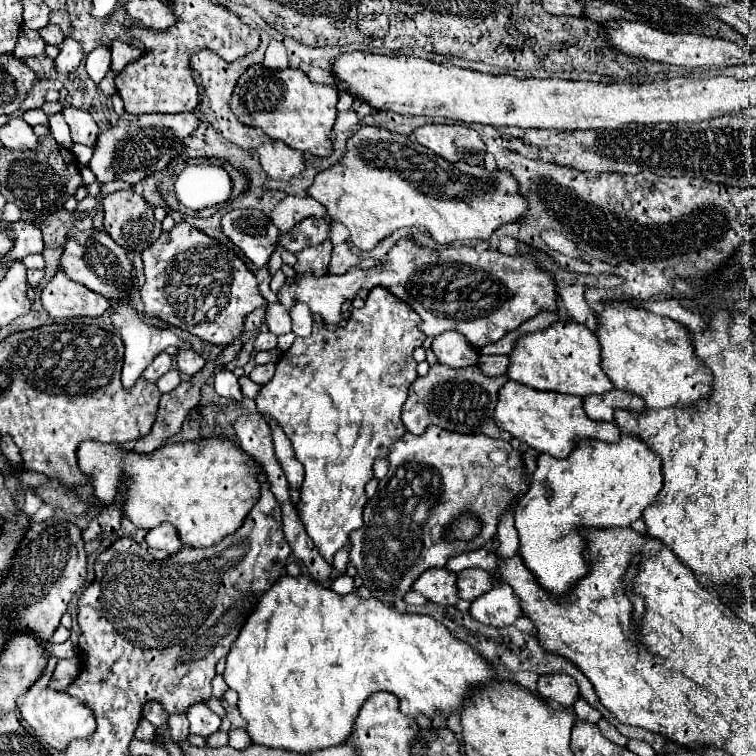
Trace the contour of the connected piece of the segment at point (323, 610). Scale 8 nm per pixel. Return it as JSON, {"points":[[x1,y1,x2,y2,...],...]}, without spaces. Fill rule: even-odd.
{"points":[[303,574,297,578,279,578,267,594,261,596,255,614,249,616,249,622,245,622,237,642,227,654,223,678,238,694,237,707,247,722,251,742,299,754,345,744,361,706,373,692,385,690,397,694,401,712,411,718,419,714,433,718,437,712,447,718,453,712,459,714,471,692,499,680,487,658,471,644,453,636,435,618,401,614,377,598,361,600,353,592,341,596]]}

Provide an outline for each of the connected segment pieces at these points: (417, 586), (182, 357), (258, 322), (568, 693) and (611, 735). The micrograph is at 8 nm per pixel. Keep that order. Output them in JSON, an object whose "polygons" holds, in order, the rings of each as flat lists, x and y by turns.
{"polygons":[[[431,568,413,584,413,590,419,590,427,600,437,604,455,606,457,596,457,574,447,568]],[[179,350,179,354,177,354,177,368,179,368,179,372,185,372,185,374,193,376,203,366,205,366,205,360,197,352,193,352,193,350]],[[261,307,251,312,244,321,244,331,254,330,265,323,265,312,267,307]],[[545,674,545,676,539,676,537,692,547,700,559,702,561,706,573,706,575,700,579,698,579,686,567,674]],[[601,718,601,734,605,736,605,738,609,738,611,742,615,742,615,744,621,744,621,746,627,746,627,742,629,742,629,738,625,738,609,720,605,720,605,718]]]}

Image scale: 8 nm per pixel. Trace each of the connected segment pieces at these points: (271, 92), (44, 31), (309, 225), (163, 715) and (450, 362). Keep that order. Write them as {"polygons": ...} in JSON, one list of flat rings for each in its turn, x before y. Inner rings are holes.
{"polygons":[[[249,66,233,90,231,106,245,126,261,128,269,138,281,140,305,154,327,158,333,154,331,134,337,118,337,100,339,94,333,86,313,84,301,70,267,70,263,66]],[[49,24,49,26,41,28,39,34,45,40,45,44,51,44,51,46,59,46,65,40,65,34,55,24]],[[305,218,289,234,279,238,279,244,289,252,299,252,307,246,317,246,329,238,331,222,327,218]],[[147,702,143,706,143,718,150,721,155,727,160,727,168,723,169,712,159,702]],[[443,332,435,336,431,348,439,362,451,368,473,366,479,358,479,352,473,346,469,346,465,336,461,336,459,332]]]}

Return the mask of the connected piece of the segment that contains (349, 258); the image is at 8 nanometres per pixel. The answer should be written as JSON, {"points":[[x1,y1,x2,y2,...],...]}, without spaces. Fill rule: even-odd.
{"points":[[341,242,341,244,333,246,329,274,345,274,351,266,359,266,359,262,361,262,361,258,351,252,349,244,347,242]]}

